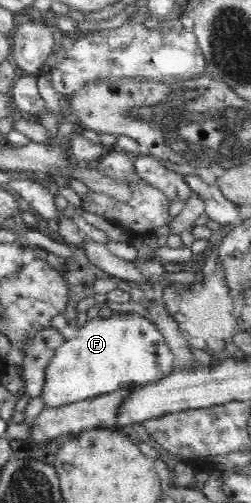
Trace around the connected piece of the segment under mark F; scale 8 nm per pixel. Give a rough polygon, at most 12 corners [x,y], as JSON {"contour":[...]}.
{"contour":[[139,312],[90,319],[57,348],[45,406],[175,373]]}

